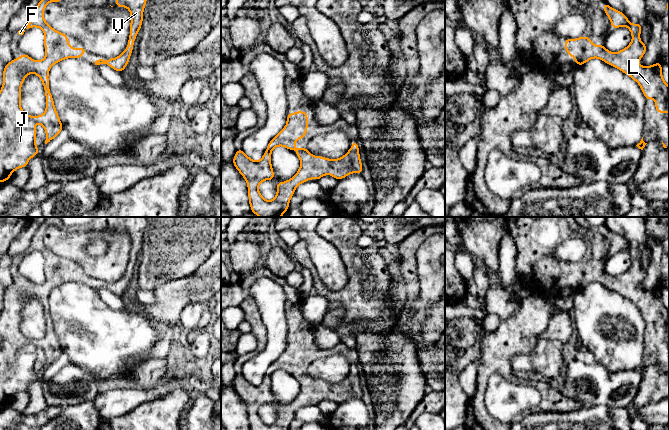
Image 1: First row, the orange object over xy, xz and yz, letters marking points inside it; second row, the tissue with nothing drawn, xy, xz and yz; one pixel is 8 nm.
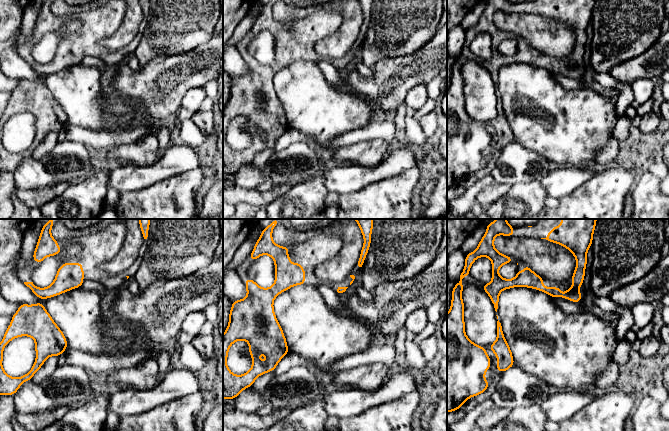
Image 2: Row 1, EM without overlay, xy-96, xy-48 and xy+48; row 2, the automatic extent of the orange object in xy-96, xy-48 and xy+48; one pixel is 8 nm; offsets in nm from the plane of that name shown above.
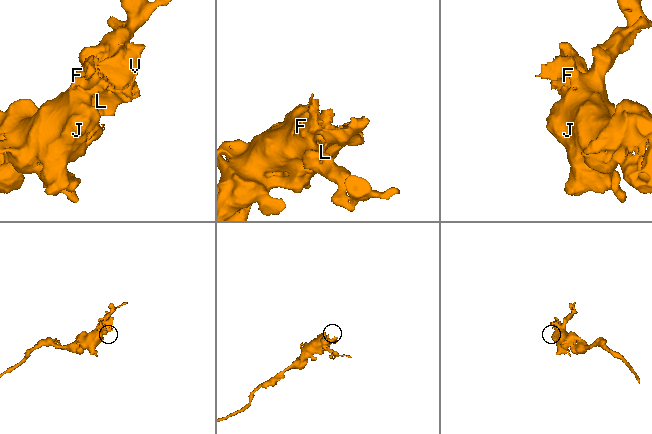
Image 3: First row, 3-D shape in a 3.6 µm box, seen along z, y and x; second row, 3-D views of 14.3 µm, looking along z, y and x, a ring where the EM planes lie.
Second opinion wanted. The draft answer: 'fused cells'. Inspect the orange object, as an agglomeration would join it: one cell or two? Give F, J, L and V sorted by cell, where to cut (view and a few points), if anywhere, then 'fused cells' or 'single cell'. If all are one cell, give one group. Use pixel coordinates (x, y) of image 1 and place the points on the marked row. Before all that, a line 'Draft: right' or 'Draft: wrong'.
Draft: wrong
F J L V | no cut | single cell

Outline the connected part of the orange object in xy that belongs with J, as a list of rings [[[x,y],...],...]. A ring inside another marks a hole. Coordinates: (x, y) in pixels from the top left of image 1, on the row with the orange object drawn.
[[[41,0],[39,1],[37,7],[35,8],[32,17],[27,25],[26,29],[33,28],[33,27],[39,27],[43,30],[44,32],[44,46],[45,46],[45,51],[46,51],[46,56],[43,60],[41,61],[36,61],[33,60],[31,57],[29,57],[27,54],[22,53],[22,55],[17,58],[13,59],[10,63],[4,66],[3,70],[3,85],[0,91],[0,182],[8,181],[10,178],[11,174],[18,168],[21,167],[27,167],[28,166],[28,161],[30,158],[36,156],[39,153],[39,149],[36,146],[36,130],[34,125],[36,123],[41,124],[45,131],[46,131],[46,140],[45,144],[50,142],[52,139],[54,139],[63,129],[63,125],[59,119],[58,113],[55,109],[54,106],[54,101],[49,89],[49,79],[48,79],[48,74],[50,68],[67,58],[78,58],[80,59],[82,55],[86,52],[88,52],[84,47],[80,47],[78,49],[73,49],[71,45],[68,44],[68,36],[56,31],[53,29],[49,24],[46,23],[44,17],[43,17],[43,12],[45,10],[46,5],[49,2],[57,2],[61,3],[63,0]],[[34,73],[36,74],[42,81],[43,87],[44,87],[44,92],[46,96],[46,110],[45,113],[39,116],[29,116],[27,115],[20,106],[20,101],[21,101],[21,85],[24,82],[24,78],[30,74]]]

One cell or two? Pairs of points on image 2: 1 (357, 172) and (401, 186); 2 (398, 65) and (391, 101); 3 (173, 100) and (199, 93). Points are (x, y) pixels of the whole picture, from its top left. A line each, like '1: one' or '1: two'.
1: two
2: one
3: two

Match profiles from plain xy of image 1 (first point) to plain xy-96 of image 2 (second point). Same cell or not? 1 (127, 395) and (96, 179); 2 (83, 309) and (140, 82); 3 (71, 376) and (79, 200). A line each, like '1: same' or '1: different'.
1: different
2: different
3: different

